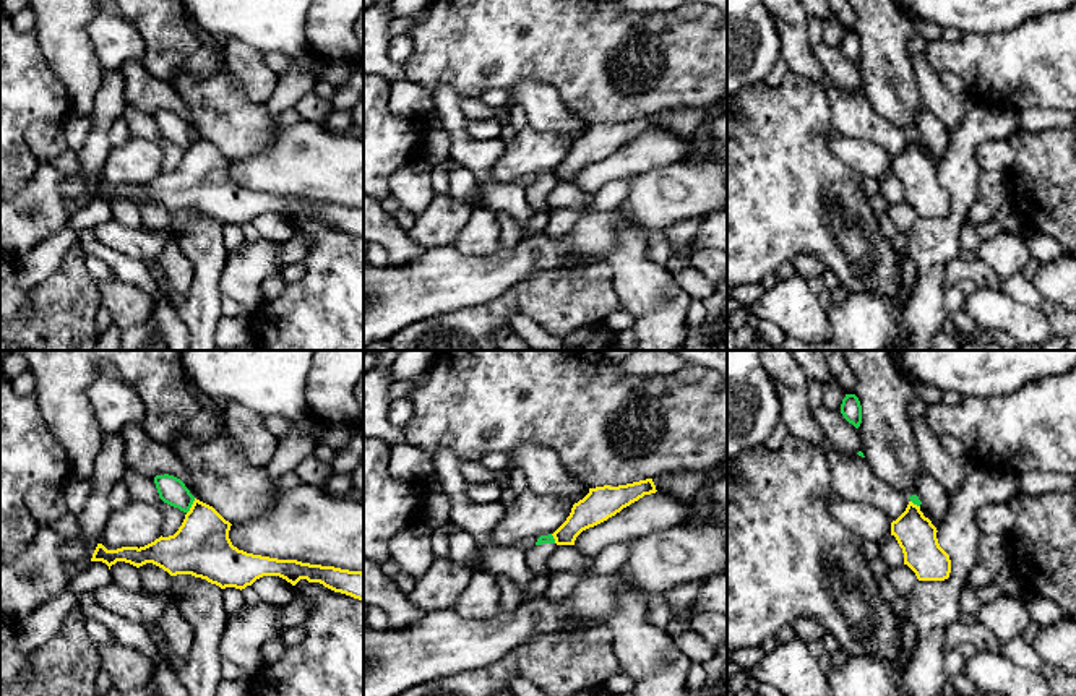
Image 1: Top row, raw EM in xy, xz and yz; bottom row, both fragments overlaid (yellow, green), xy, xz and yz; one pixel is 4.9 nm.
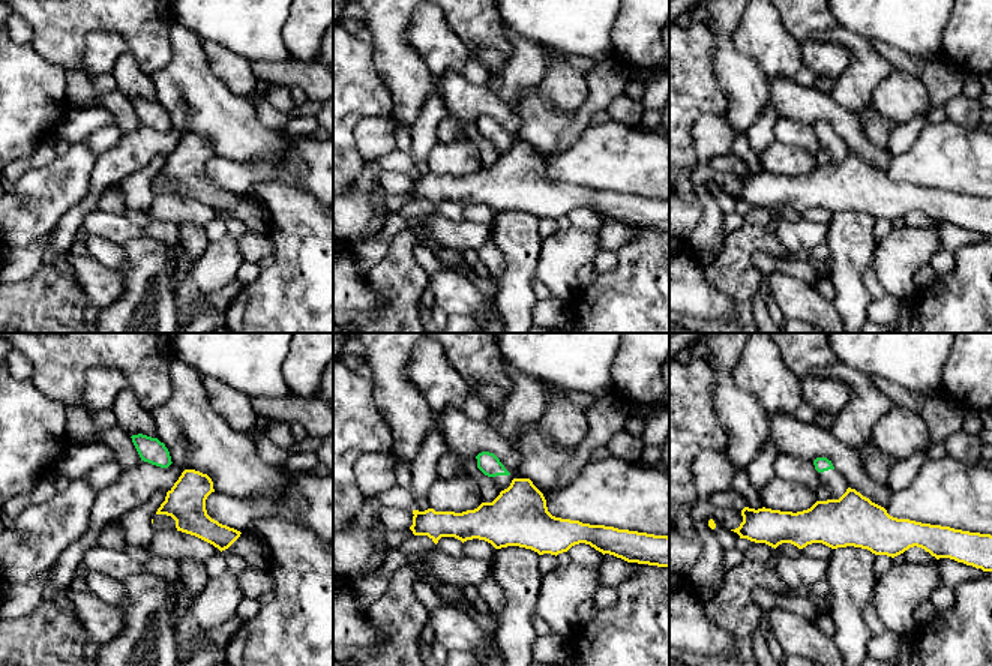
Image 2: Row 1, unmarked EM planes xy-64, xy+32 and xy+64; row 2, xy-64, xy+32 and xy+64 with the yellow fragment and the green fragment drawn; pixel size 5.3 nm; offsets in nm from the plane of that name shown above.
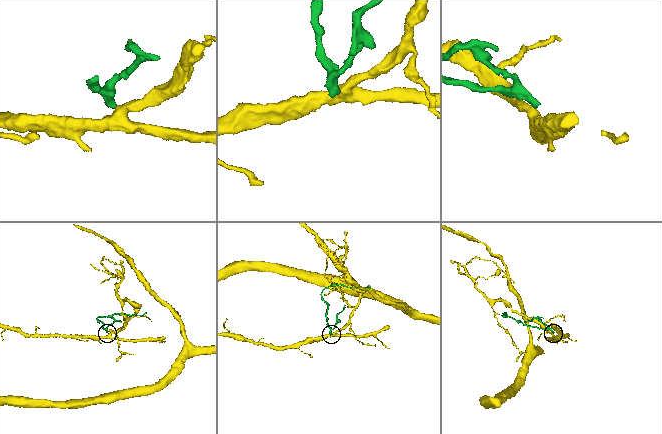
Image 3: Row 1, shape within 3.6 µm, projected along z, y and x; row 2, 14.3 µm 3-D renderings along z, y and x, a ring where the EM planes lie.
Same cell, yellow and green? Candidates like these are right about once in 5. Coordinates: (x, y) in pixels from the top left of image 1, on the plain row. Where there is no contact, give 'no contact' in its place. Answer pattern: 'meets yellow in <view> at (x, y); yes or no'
meets yellow in xy at (192, 143); no

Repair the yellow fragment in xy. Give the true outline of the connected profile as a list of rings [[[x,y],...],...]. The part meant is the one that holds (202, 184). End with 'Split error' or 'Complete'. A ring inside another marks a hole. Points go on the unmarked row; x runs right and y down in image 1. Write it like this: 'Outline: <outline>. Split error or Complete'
Outline: [[[195,135],[174,172],[161,172],[140,185],[107,187],[102,180],[97,180],[91,198],[102,198],[109,206],[117,198],[136,204],[153,200],[170,213],[192,211],[221,226],[235,224],[240,227],[263,213],[279,213],[292,222],[300,216],[307,216],[364,237],[362,208],[247,190],[232,182],[229,175],[230,162],[213,143]]]. Complete

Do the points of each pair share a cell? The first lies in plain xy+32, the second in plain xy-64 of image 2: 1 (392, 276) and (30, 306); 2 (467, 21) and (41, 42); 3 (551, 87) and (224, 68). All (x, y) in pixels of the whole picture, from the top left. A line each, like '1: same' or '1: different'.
1: same
2: same
3: same

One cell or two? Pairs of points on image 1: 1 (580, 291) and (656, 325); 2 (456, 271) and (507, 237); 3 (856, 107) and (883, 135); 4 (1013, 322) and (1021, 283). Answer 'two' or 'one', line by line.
1: two
2: two
3: one
4: two

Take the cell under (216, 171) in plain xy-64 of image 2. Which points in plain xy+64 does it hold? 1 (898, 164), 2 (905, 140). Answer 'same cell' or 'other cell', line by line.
1: same cell
2: other cell

